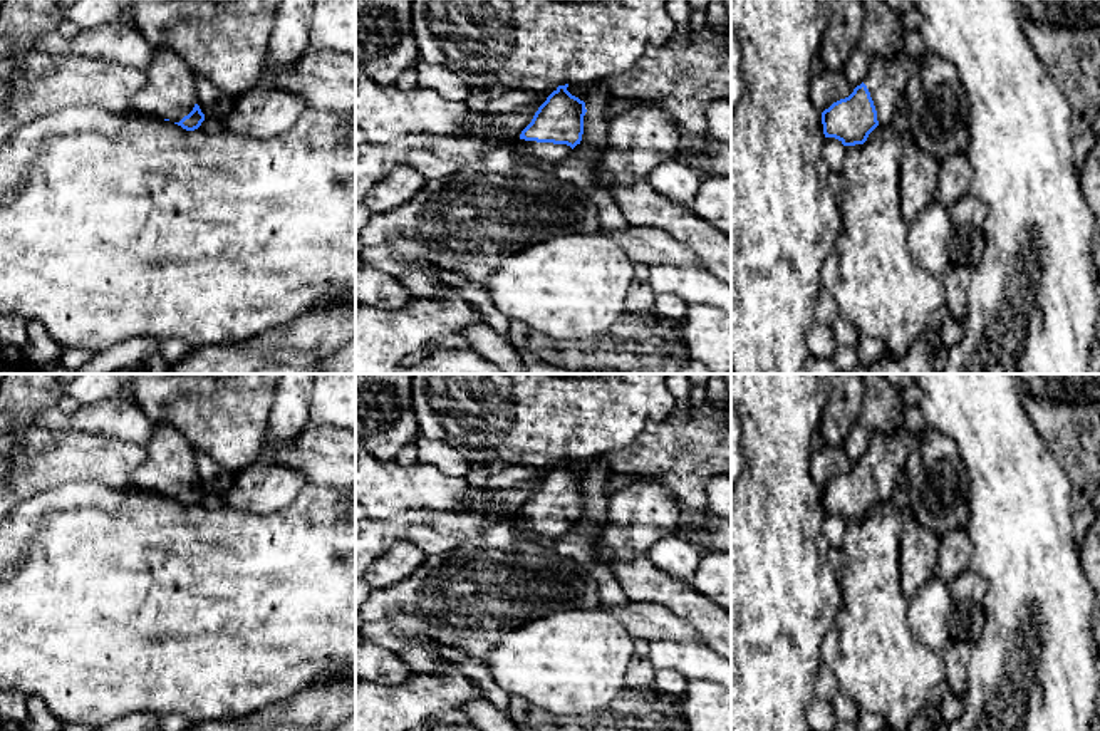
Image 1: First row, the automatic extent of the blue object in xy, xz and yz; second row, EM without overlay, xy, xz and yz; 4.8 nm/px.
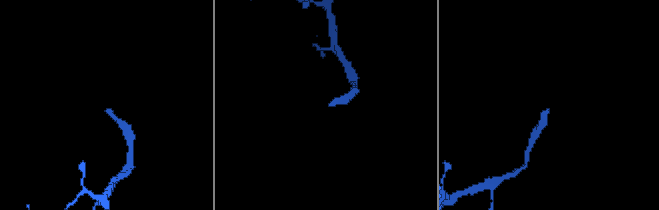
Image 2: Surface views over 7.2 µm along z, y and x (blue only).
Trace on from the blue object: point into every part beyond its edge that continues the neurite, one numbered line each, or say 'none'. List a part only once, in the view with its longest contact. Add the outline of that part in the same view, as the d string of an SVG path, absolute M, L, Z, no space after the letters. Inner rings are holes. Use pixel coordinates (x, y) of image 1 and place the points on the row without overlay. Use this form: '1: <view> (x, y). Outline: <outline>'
1: xz (545, 527). Outline: M520 513L515 515L508 523L516 531L528 531L553 540L562 538L572 528L572 523L567 520L537 518L537 516L525 516Z

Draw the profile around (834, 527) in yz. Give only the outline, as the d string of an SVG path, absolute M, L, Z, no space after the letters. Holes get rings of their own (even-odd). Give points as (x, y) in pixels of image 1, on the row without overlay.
M825 513L822 530L832 548L842 548L845 535L845 521L842 520L842 516L835 513Z

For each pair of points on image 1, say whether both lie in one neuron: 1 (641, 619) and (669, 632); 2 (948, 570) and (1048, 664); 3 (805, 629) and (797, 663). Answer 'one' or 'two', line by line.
1: one
2: two
3: one

